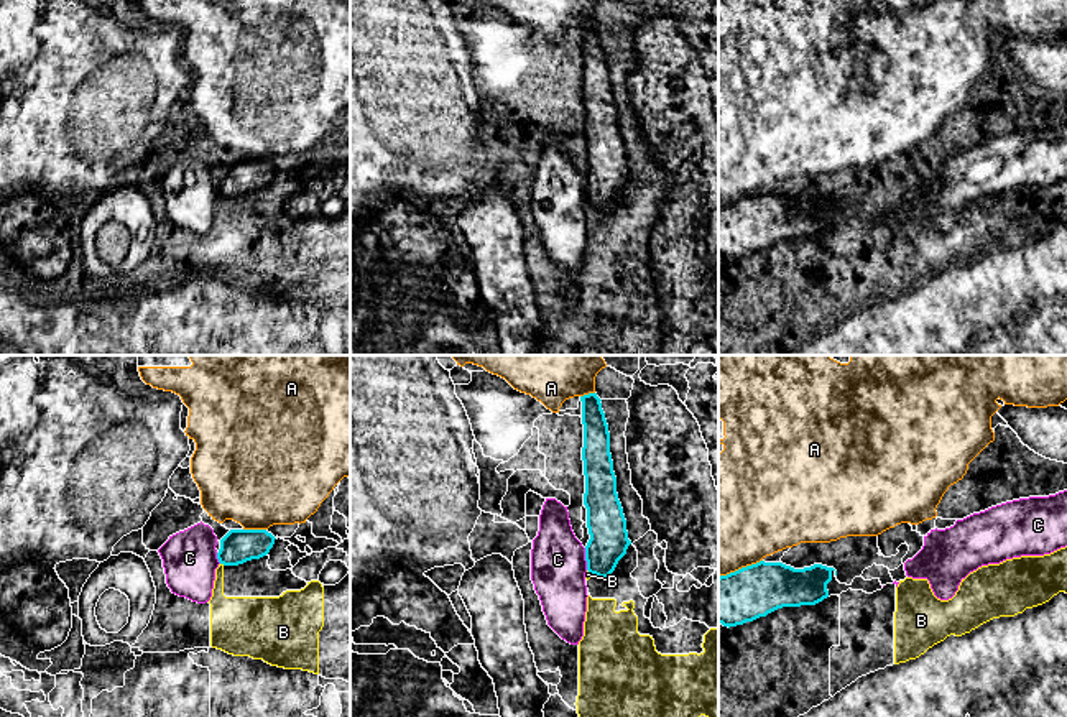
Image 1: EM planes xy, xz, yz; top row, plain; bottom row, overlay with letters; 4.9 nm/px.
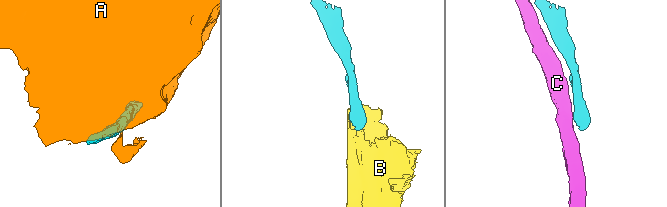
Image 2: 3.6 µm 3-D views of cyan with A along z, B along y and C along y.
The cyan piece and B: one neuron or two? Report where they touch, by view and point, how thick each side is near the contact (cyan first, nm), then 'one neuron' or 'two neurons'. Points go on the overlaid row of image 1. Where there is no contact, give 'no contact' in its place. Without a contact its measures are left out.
contact xy (222, 563); calibres 170 and 180 nm; two neurons

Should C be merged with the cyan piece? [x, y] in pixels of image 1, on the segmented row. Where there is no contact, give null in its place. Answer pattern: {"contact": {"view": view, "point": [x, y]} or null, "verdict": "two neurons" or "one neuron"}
{"contact": {"view": "xz", "point": [586, 559]}, "verdict": "two neurons"}

